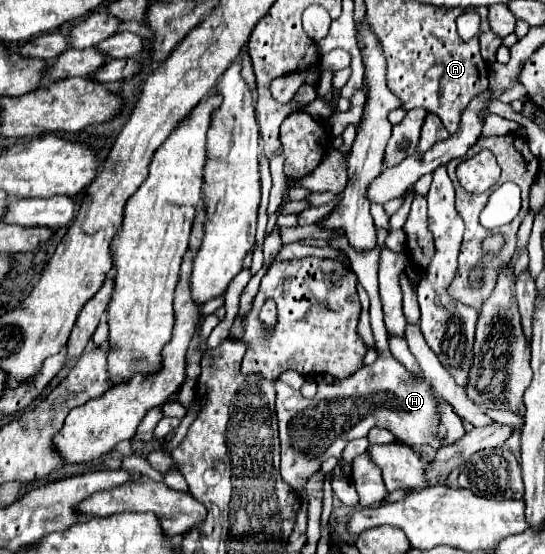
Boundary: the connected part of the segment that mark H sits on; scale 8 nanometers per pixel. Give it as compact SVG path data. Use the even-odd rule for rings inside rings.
M345 237L337 239L335 249L343 249L351 259L351 269L357 273L359 283L365 287L371 299L371 327L375 335L375 345L381 351L377 361L369 367L357 369L353 377L339 383L327 385L319 383L313 399L305 399L299 391L291 389L283 381L275 381L277 389L277 417L279 417L279 439L281 439L281 477L295 491L303 489L307 479L319 471L321 463L329 457L341 461L341 453L351 439L365 437L375 425L385 427L395 433L397 439L407 441L411 447L445 447L445 437L441 433L441 417L437 411L437 395L433 385L423 375L409 373L387 347L387 329L383 323L383 307L379 295L378 245L369 253L357 253L351 249Z

